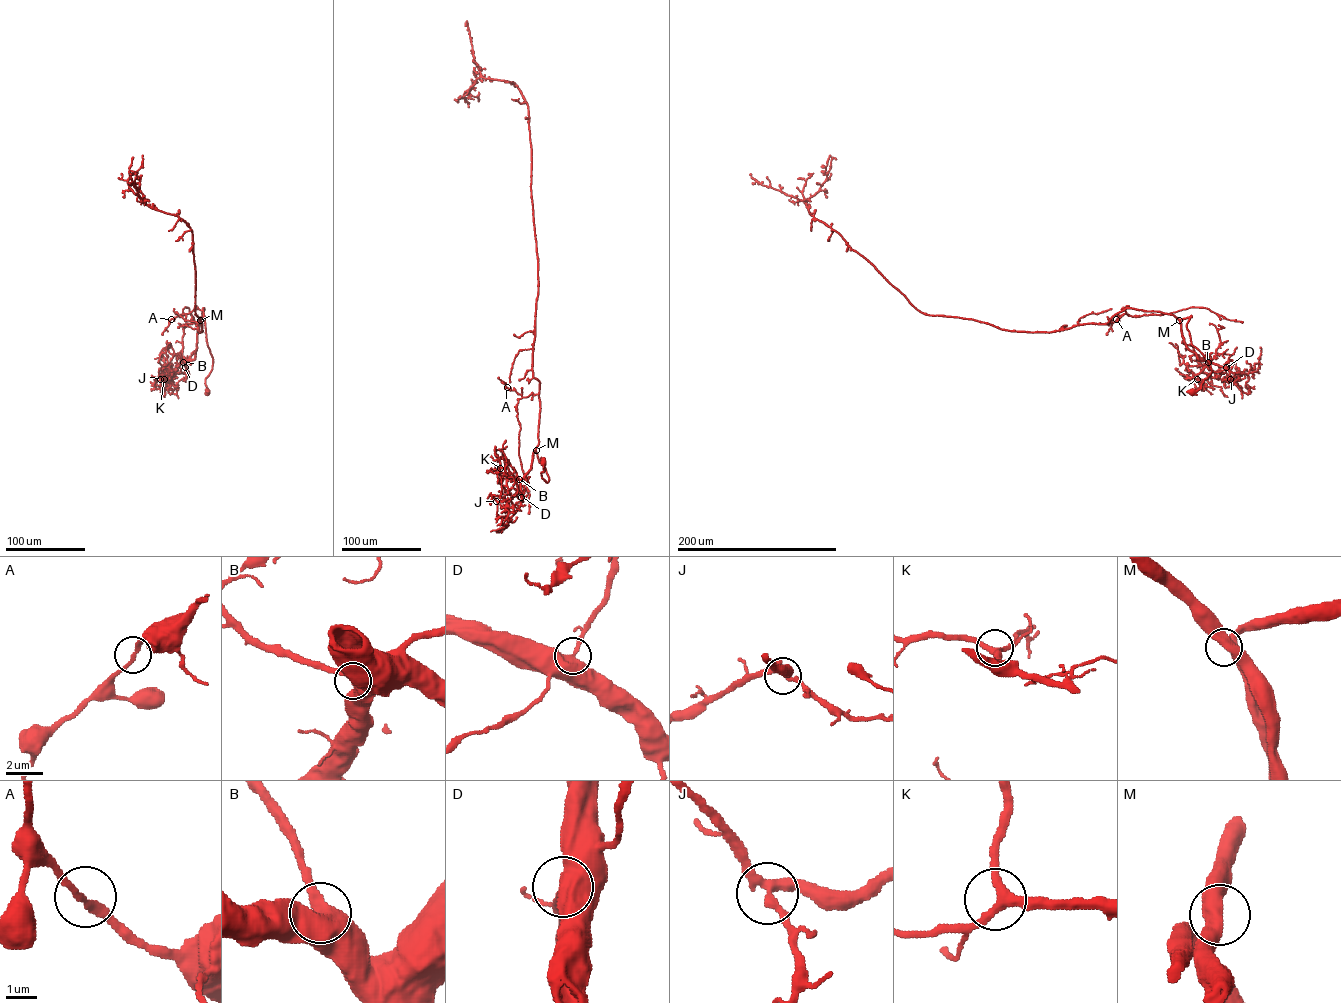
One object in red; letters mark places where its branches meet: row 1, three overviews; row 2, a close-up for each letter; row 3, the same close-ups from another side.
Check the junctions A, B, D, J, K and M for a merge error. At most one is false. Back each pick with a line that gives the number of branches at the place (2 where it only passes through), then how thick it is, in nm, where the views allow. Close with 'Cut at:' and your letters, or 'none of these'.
Cut at: none of these

